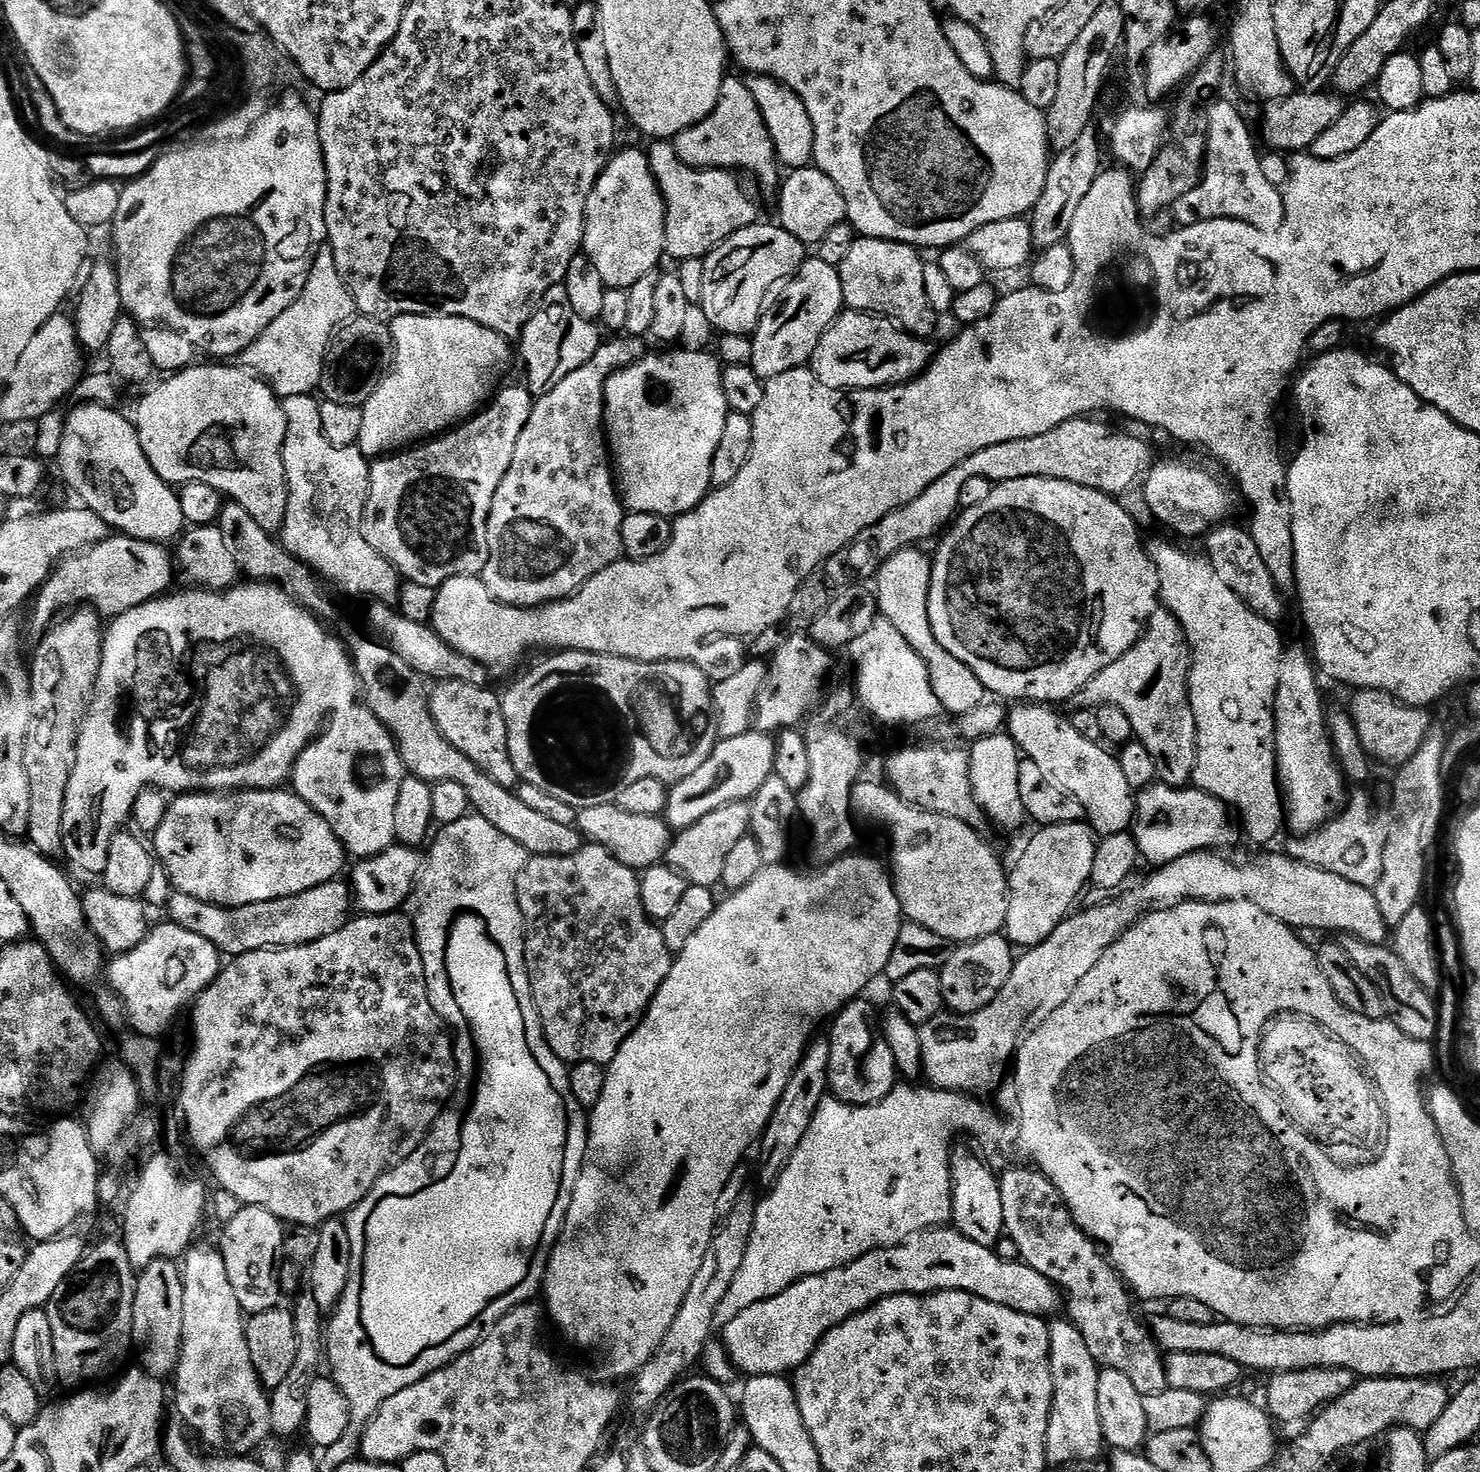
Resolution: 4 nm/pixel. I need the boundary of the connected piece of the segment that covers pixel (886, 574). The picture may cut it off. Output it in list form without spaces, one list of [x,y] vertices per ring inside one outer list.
[[[913,546],[892,554],[883,563],[874,578],[877,609],[883,619],[888,620],[896,630],[914,647],[916,653],[930,670],[931,689],[937,695],[943,711],[961,716],[985,703],[988,691],[981,680],[964,662],[952,654],[934,636],[929,616],[930,582],[933,580],[931,555]]]

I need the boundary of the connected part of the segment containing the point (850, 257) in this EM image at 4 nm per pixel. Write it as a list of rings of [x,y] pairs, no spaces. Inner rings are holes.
[[[858,238],[850,254],[846,254],[846,262],[839,266],[845,305],[858,312],[889,317],[913,336],[931,337],[938,313],[932,307],[930,298],[926,298],[925,261],[920,260],[920,256],[921,253],[911,244]]]

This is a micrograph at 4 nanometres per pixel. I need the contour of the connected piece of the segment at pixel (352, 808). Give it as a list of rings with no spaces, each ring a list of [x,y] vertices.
[[[367,706],[356,708],[345,716],[335,716],[331,717],[332,725],[330,720],[320,735],[302,750],[292,768],[290,784],[296,795],[301,796],[334,830],[349,857],[377,856],[391,848],[396,840],[394,808],[400,786],[395,779],[388,780],[388,756],[397,755],[396,739]]]

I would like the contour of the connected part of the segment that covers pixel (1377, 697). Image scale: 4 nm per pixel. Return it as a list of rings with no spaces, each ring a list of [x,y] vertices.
[[[1366,688],[1355,693],[1356,696],[1350,705],[1352,721],[1358,730],[1358,738],[1362,738],[1362,746],[1365,752],[1373,761],[1385,760],[1388,764],[1403,766],[1407,760],[1414,758],[1422,746],[1422,742],[1428,739],[1430,729],[1428,729],[1428,716],[1423,707],[1413,706],[1411,704],[1401,704],[1396,697],[1391,696],[1388,692],[1379,692],[1373,688]]]

